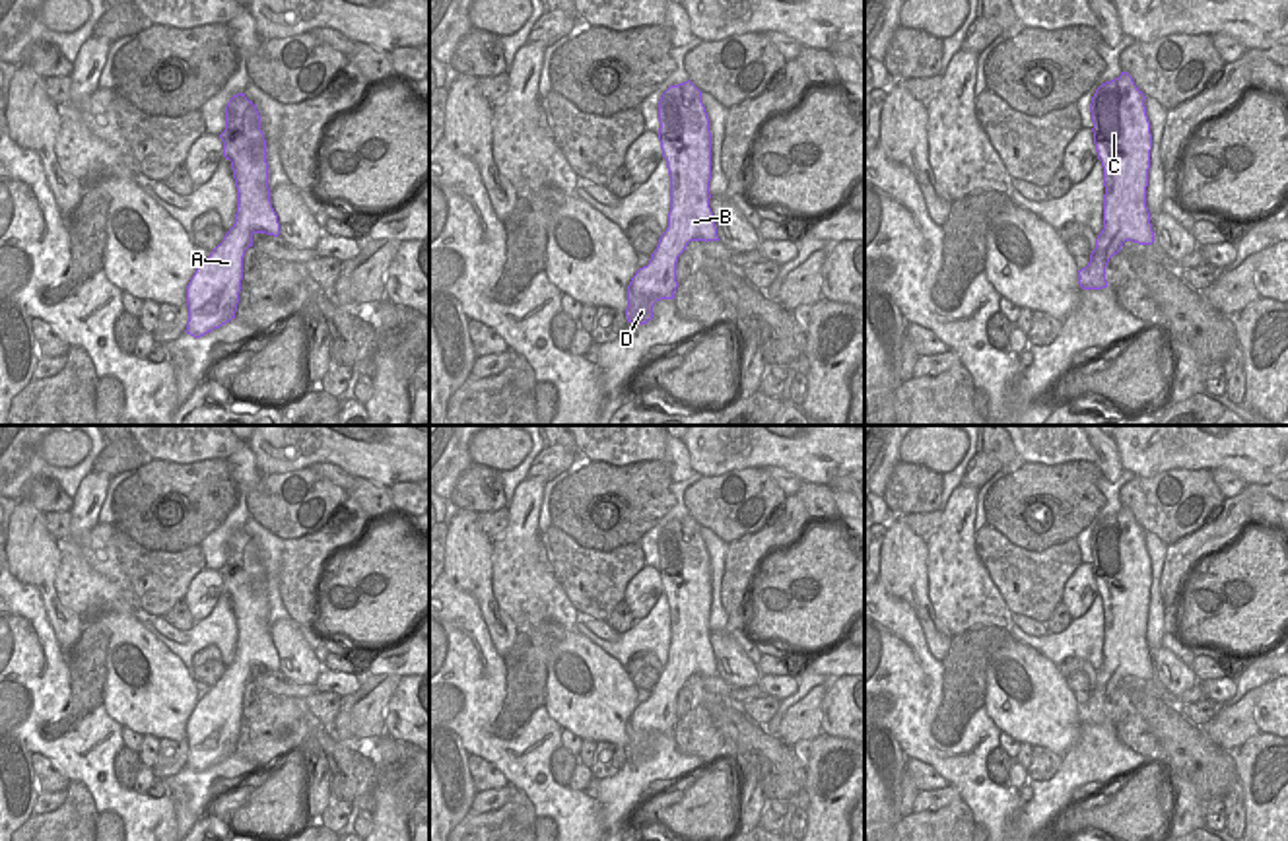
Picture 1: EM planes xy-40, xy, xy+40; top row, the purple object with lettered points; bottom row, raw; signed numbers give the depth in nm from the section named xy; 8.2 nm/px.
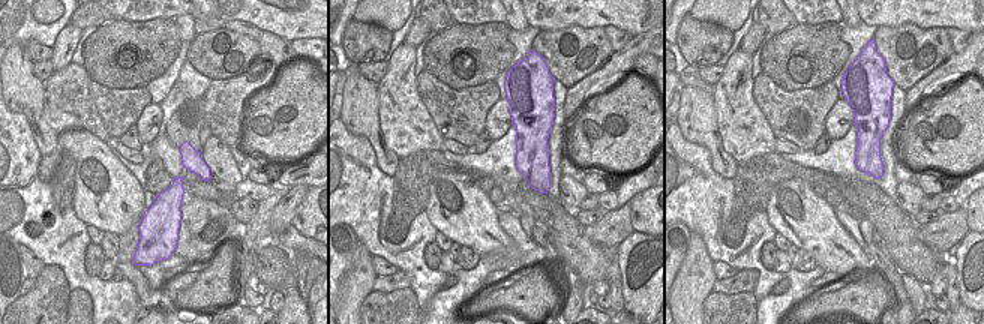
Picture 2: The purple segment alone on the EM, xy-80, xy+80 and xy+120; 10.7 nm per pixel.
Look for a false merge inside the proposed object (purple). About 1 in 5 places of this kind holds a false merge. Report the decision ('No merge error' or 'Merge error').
No merge error

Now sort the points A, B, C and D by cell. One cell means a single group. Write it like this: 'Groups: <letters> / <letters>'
Groups: A B C D

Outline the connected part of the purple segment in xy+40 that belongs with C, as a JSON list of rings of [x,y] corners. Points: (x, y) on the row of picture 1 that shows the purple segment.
[[[1127,72],[1102,84],[1090,103],[1094,144],[1103,167],[1103,229],[1086,268],[1082,289],[1107,287],[1105,266],[1125,241],[1152,245],[1146,208],[1152,134],[1144,95]]]

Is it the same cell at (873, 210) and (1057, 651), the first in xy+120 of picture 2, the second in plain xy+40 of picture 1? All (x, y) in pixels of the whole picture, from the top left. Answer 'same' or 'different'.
different

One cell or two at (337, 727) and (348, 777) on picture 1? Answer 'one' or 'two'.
two

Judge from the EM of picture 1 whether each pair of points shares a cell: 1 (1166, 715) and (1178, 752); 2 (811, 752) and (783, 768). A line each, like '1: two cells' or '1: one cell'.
1: one cell
2: two cells

